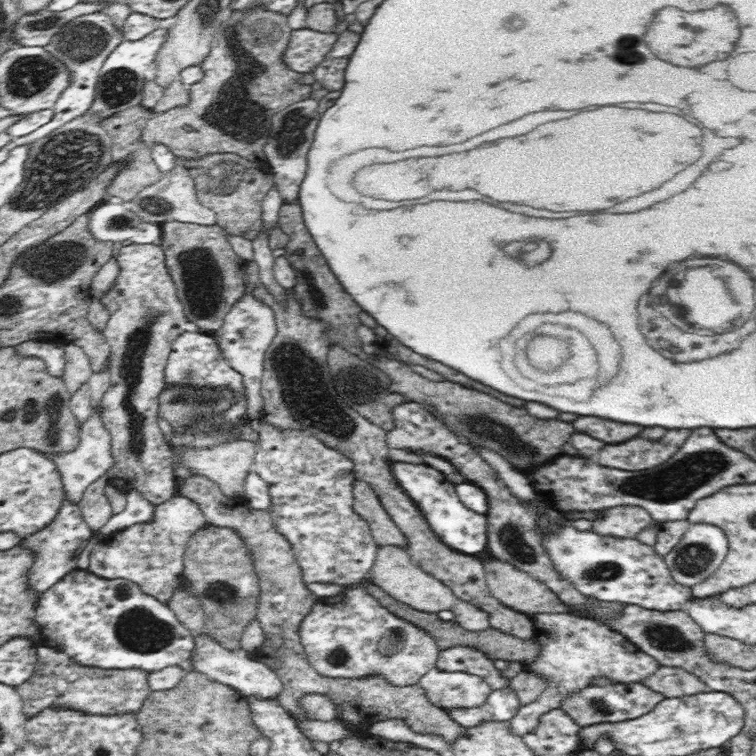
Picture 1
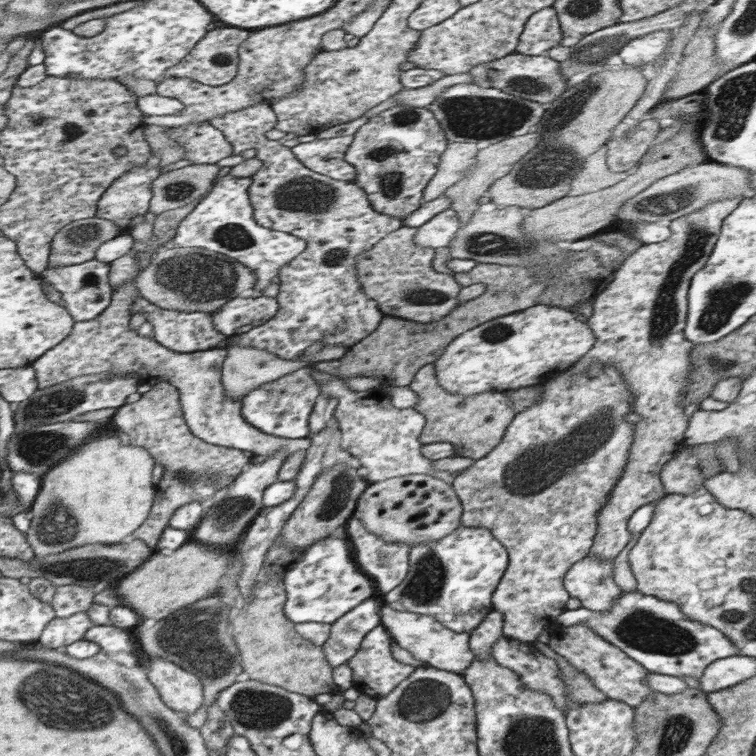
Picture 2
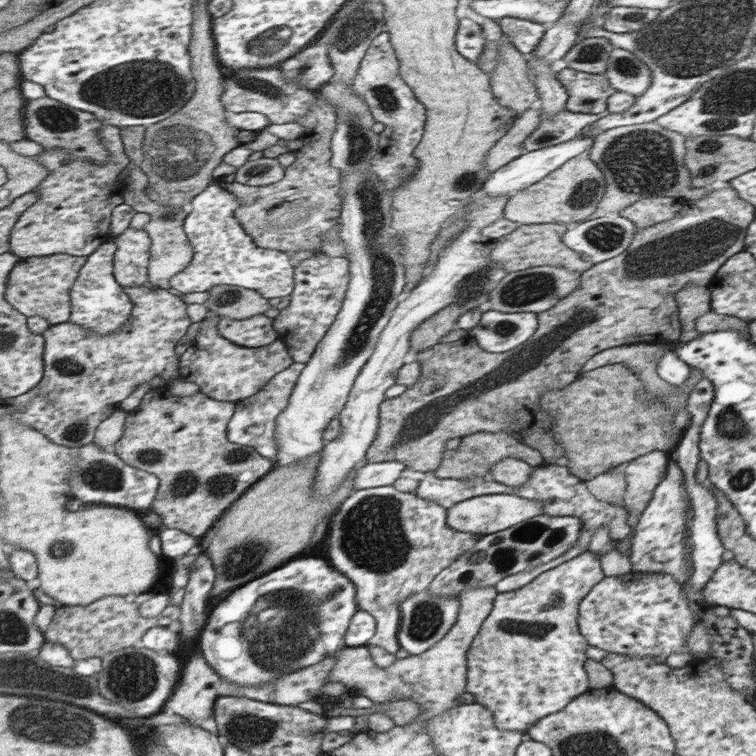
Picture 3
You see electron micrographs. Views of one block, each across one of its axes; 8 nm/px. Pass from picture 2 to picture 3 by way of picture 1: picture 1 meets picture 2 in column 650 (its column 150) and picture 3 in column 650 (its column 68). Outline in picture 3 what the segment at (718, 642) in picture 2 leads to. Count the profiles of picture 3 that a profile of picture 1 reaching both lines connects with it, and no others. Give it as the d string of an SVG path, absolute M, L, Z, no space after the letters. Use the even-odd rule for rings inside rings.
M629 572L623 576L605 576L599 580L597 586L587 592L587 600L579 604L579 628L583 628L583 638L587 640L589 648L605 650L607 654L625 654L631 658L643 656L671 656L675 652L689 652L685 640L695 626L693 614L687 608L687 596L683 586L675 582L669 574L643 574L643 572Z

